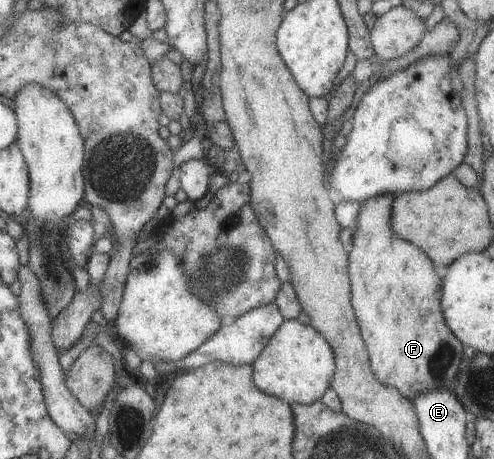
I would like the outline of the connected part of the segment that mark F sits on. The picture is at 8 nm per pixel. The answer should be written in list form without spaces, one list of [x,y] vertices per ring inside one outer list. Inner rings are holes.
[[[380,195],[372,198],[367,198],[359,208],[357,214],[357,221],[355,229],[352,231],[351,245],[347,250],[348,266],[347,271],[349,274],[349,283],[351,288],[351,305],[354,311],[356,322],[358,322],[358,328],[360,328],[360,334],[362,334],[362,340],[366,344],[366,352],[368,352],[369,363],[372,372],[378,379],[378,382],[393,386],[402,396],[412,400],[418,393],[431,389],[432,387],[445,387],[446,381],[453,376],[457,376],[459,368],[461,366],[461,354],[463,344],[454,336],[454,333],[448,328],[446,321],[444,320],[441,308],[441,277],[434,270],[432,261],[428,260],[427,256],[424,256],[424,252],[412,243],[401,239],[393,233],[391,227],[391,204],[394,195]]]

